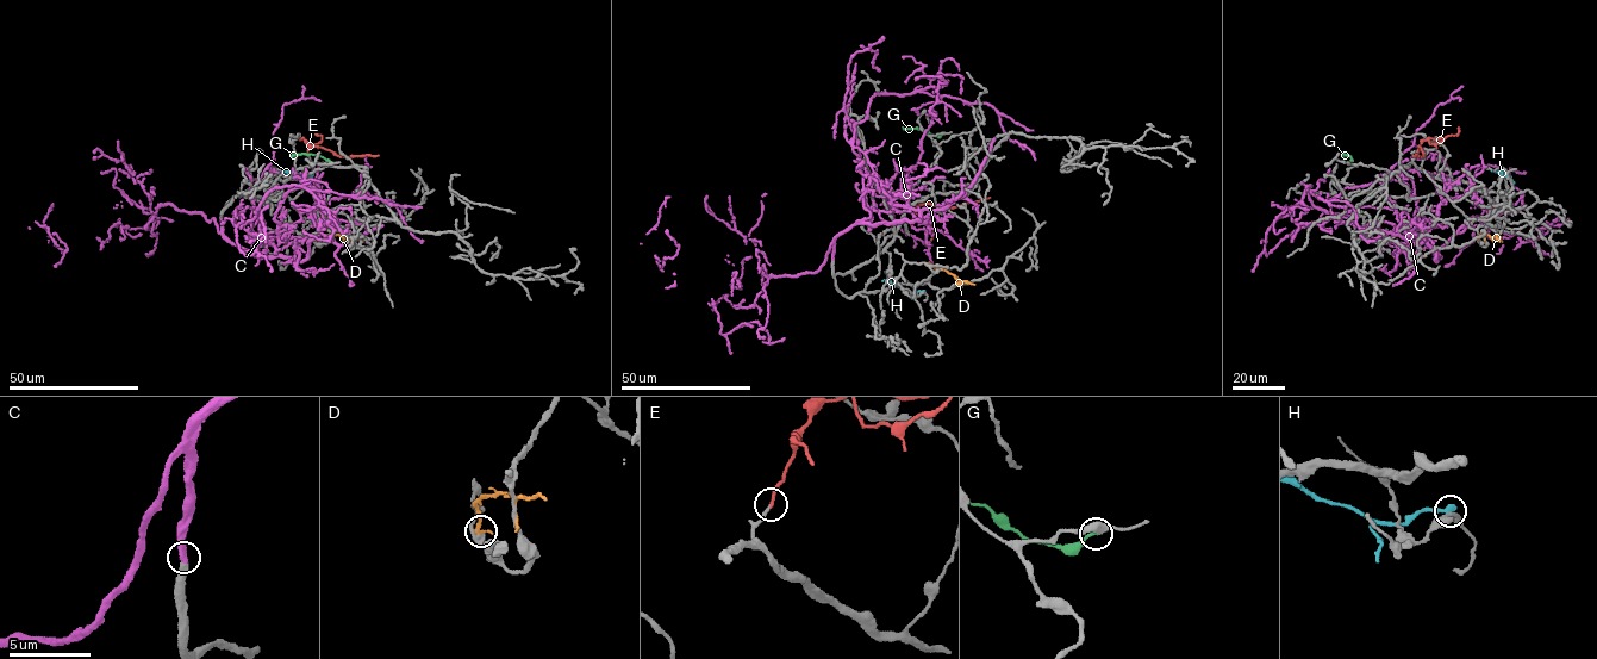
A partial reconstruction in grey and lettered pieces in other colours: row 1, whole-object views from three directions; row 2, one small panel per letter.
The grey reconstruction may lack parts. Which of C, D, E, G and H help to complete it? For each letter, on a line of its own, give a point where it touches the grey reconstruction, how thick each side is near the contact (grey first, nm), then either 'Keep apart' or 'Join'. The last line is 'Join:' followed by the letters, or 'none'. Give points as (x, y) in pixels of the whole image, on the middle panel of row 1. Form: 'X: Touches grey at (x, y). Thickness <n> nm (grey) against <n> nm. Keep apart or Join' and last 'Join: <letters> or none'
C: Touches grey at (833, 259). Thickness 200 nm (grey) against 500 nm. Join
D: Touches grey at (925, 263). Thickness 360 nm (grey) against 240 nm. Keep apart
E: Touches grey at (921, 200). Thickness 170 nm (grey) against 200 nm. Join
G: Touches grey at (942, 134). Thickness 420 nm (grey) against 180 nm. Join
H: Touches grey at (923, 291). Thickness 320 nm (grey) against 340 nm. Keep apart
Join: C, E, G

